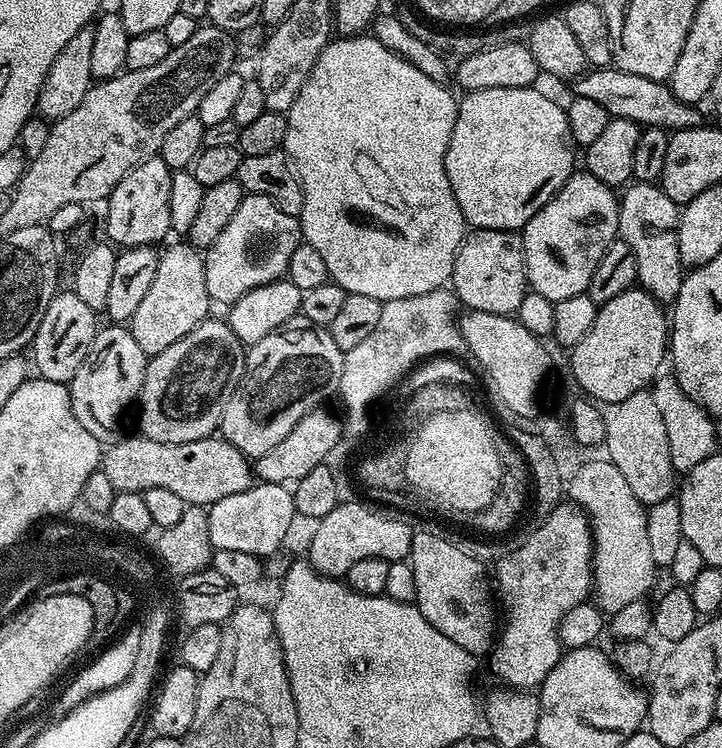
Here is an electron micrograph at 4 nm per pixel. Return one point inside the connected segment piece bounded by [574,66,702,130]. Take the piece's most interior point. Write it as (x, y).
(647, 102)

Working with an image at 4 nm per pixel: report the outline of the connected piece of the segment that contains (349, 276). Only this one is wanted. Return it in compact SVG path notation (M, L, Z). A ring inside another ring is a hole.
M341 35L339 38L329 40L322 50L294 106L286 114L288 129L283 151L288 153L288 159L295 166L304 191L302 210L298 217L303 239L310 246L314 246L318 254L322 254L331 283L342 286L349 294L366 294L366 298L374 298L381 302L394 298L414 298L414 294L441 291L452 279L456 251L463 244L466 235L466 221L458 206L458 198L454 198L454 190L450 190L450 178L446 178L444 165L446 150L450 146L450 134L454 134L458 111L457 97L452 97L447 90L445 85L428 78L410 61L400 57L393 50L387 49L373 35Z

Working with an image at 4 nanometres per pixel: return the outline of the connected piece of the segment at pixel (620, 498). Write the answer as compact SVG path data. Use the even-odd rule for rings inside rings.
M611 461L584 464L567 481L566 492L569 499L588 514L592 524L593 587L594 600L598 608L611 616L626 604L647 597L647 593L656 580L656 572L658 572L658 565L652 557L648 537L647 507L632 493L631 487L619 468Z

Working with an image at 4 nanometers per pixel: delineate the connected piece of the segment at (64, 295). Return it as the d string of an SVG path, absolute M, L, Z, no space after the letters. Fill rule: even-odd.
M57 291L50 306L46 306L46 314L42 314L42 322L30 345L35 371L36 368L40 371L37 372L39 379L66 385L72 381L96 337L98 331L96 320L98 320L97 312L90 310L90 306L86 306L86 302L82 302L82 298L78 298L76 292Z

